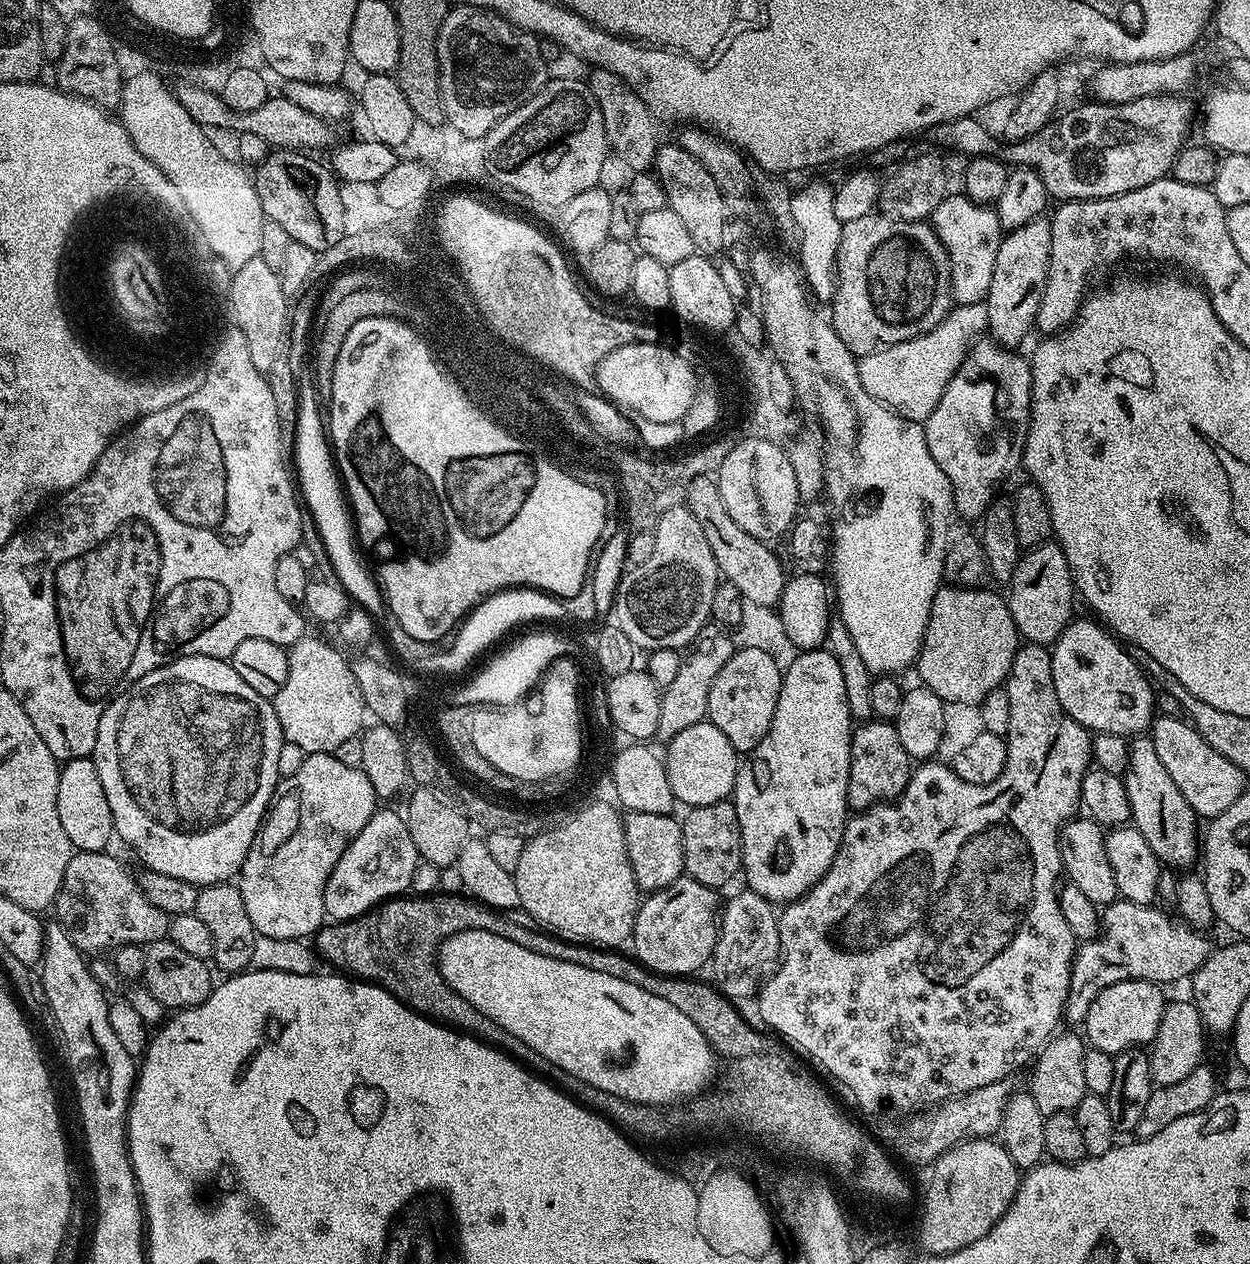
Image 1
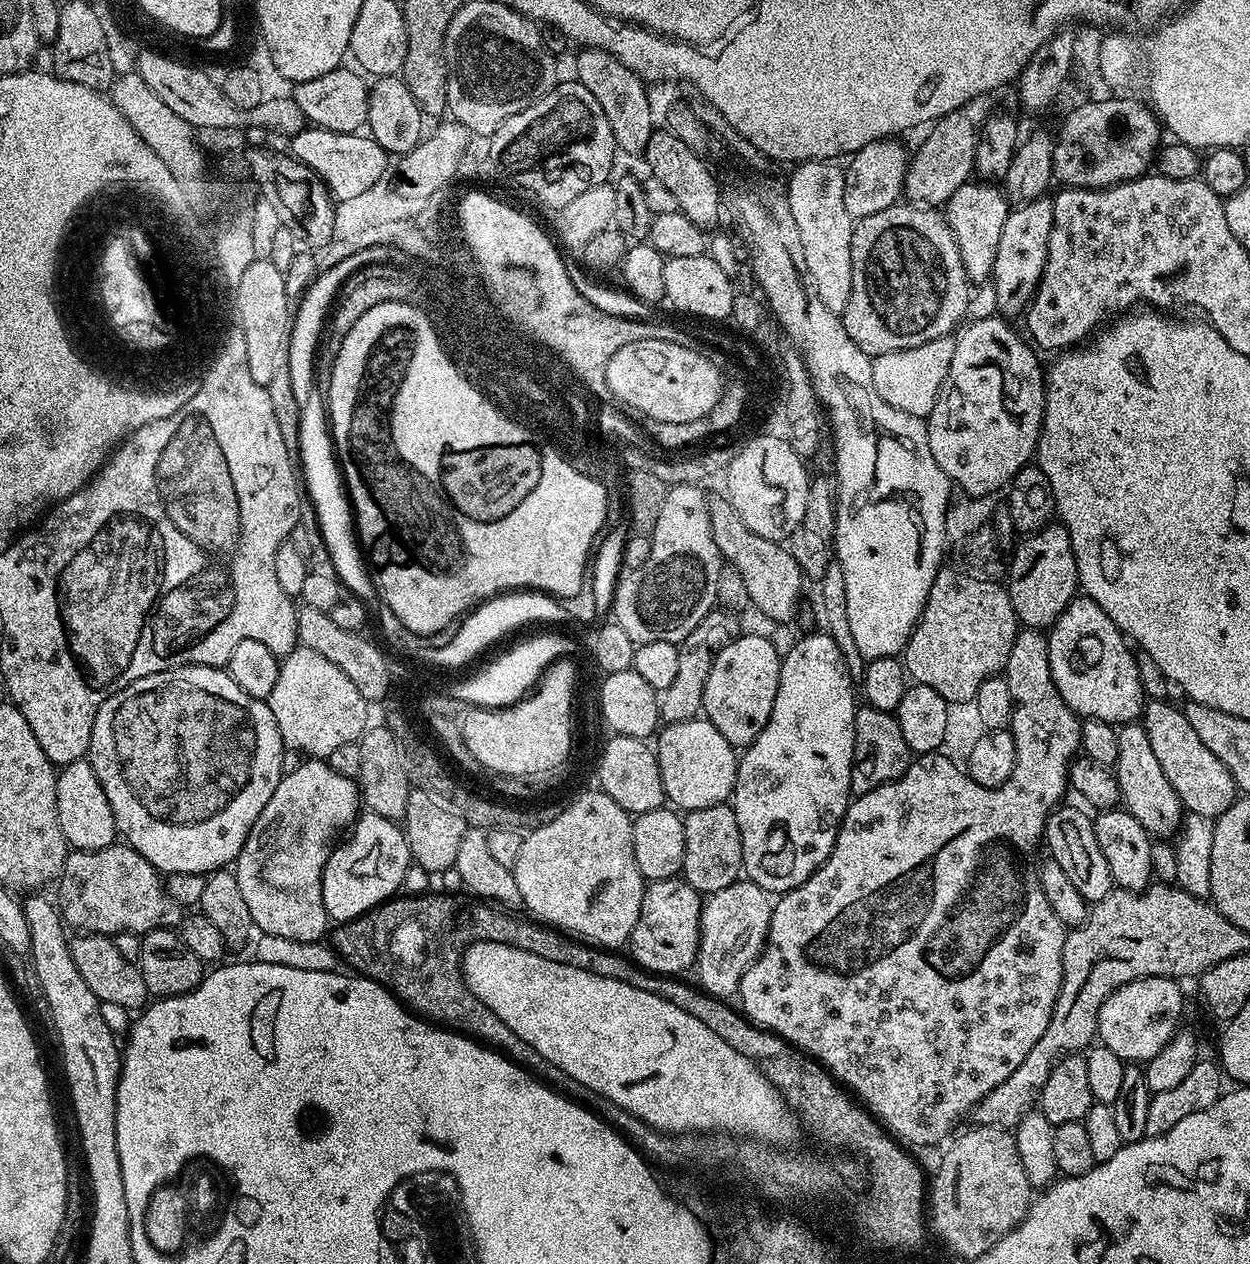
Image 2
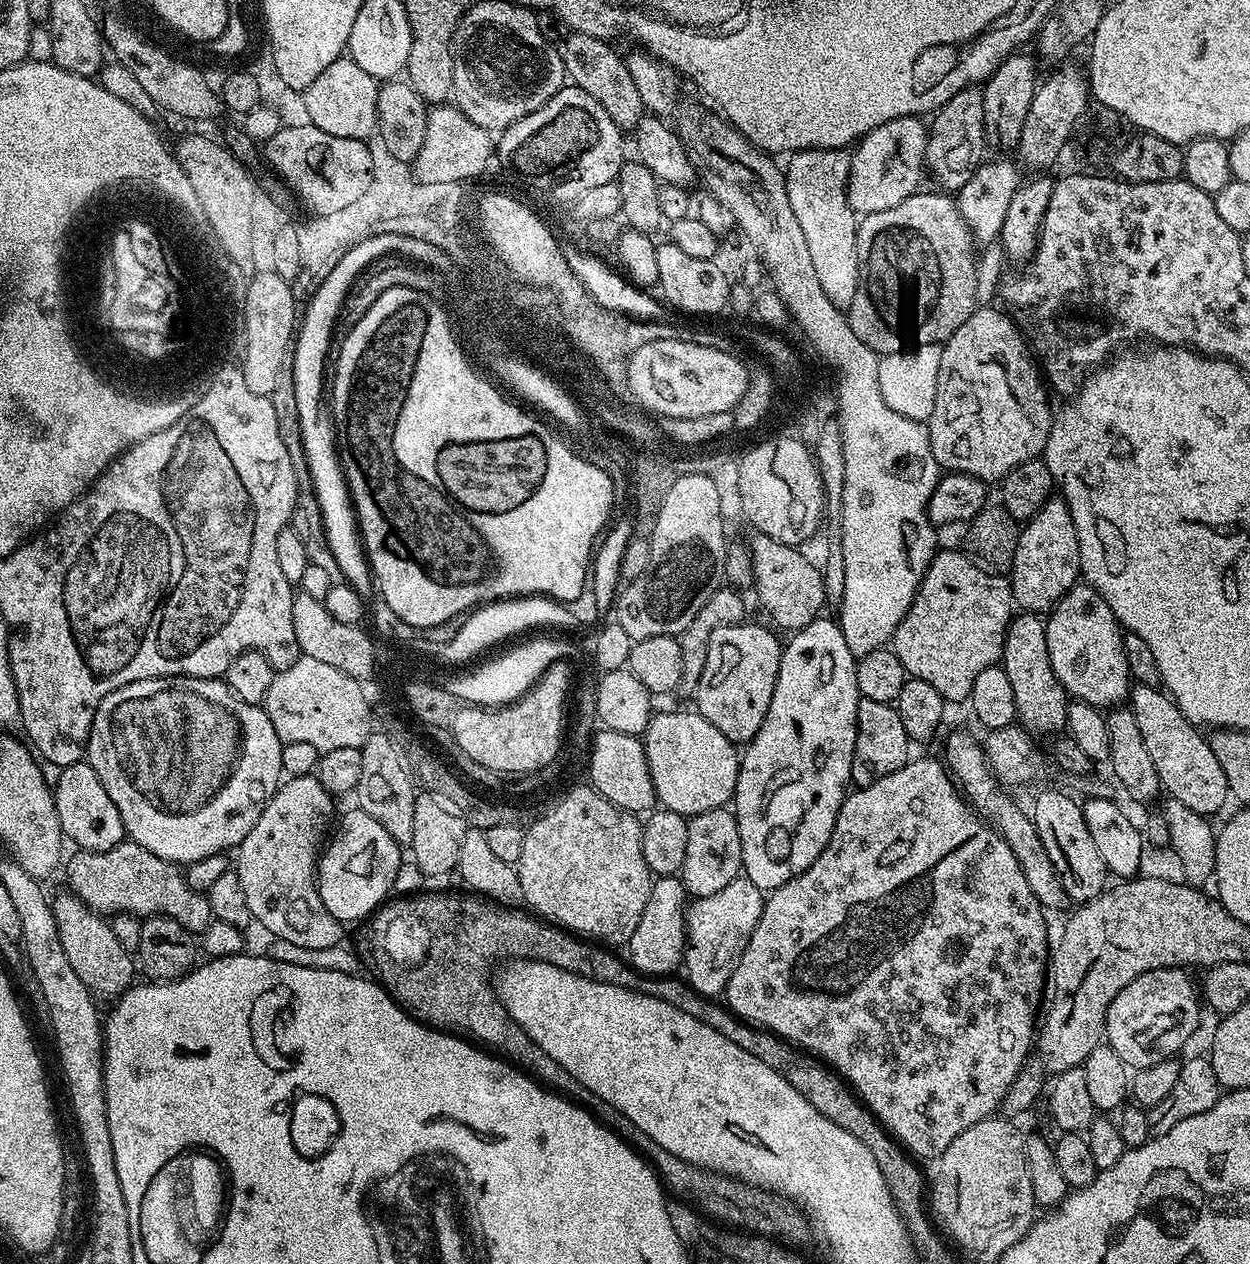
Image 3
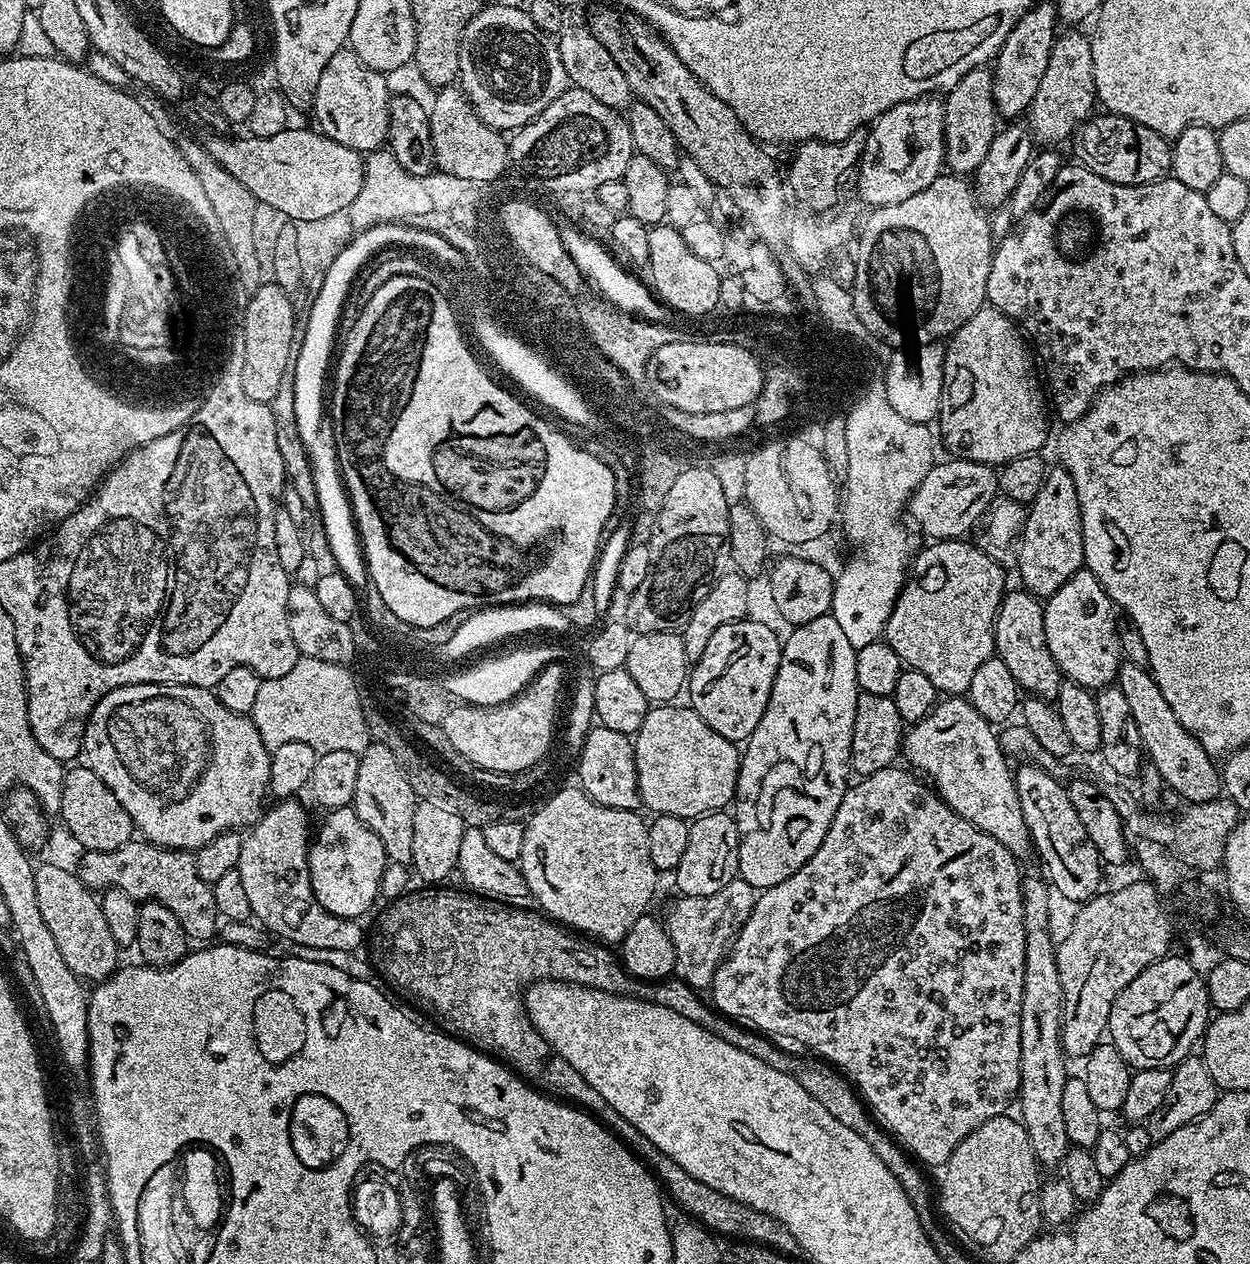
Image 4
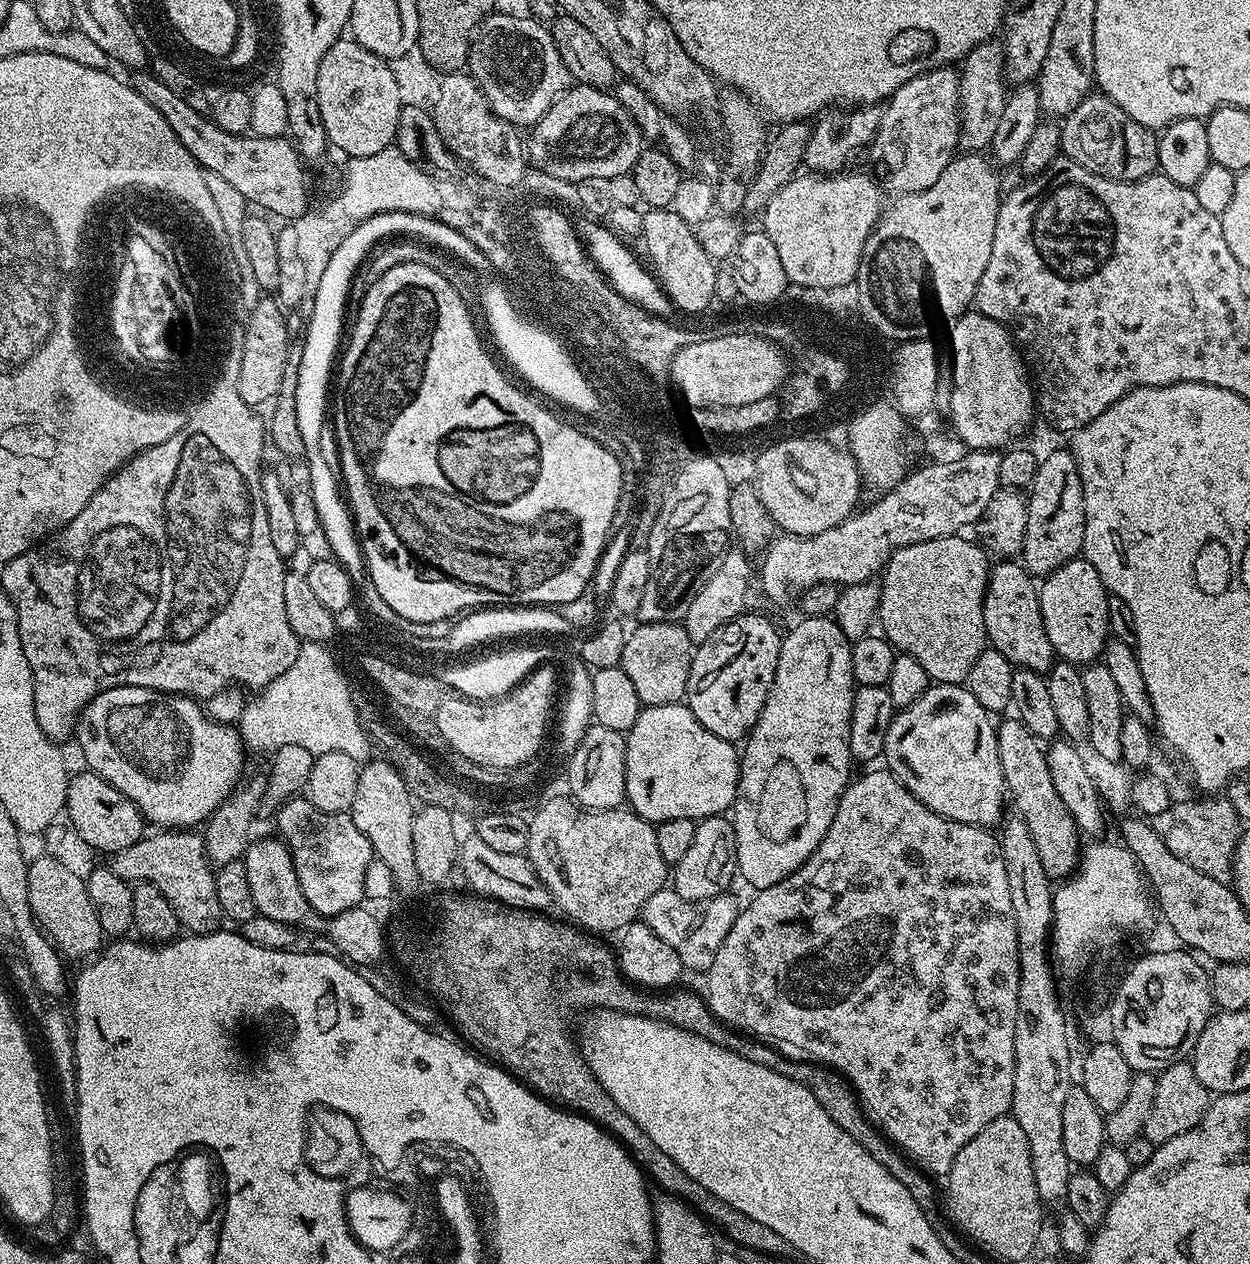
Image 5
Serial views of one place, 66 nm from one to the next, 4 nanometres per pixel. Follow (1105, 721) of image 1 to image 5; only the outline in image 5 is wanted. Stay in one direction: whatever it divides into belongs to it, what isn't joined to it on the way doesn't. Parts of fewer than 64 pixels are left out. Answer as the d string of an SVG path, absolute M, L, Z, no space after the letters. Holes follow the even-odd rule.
M1077 558L1066 562L1058 570L1043 577L1038 591L1040 593L1042 622L1046 626L1046 638L1050 638L1053 653L1061 661L1077 666L1087 666L1099 661L1103 657L1105 645L1110 639L1107 610L1107 600L1110 593L1104 587L1104 578L1098 574L1095 566L1086 558Z

